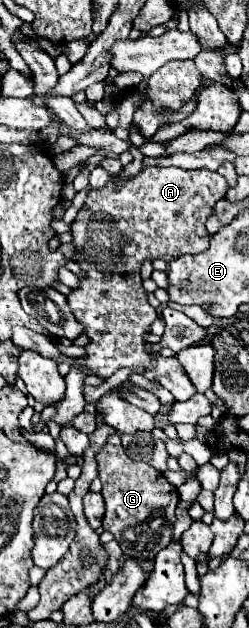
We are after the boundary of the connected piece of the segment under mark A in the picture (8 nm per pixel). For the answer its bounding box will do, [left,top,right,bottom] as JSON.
[41,167,229,425]

